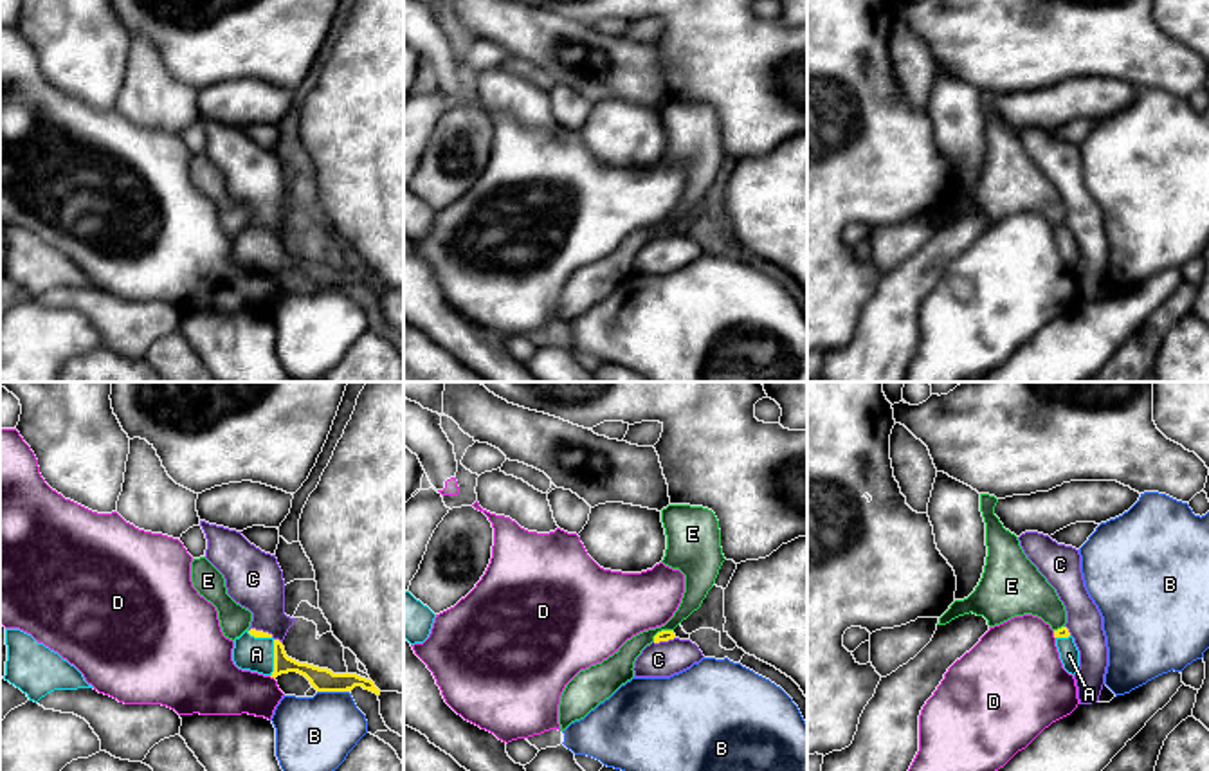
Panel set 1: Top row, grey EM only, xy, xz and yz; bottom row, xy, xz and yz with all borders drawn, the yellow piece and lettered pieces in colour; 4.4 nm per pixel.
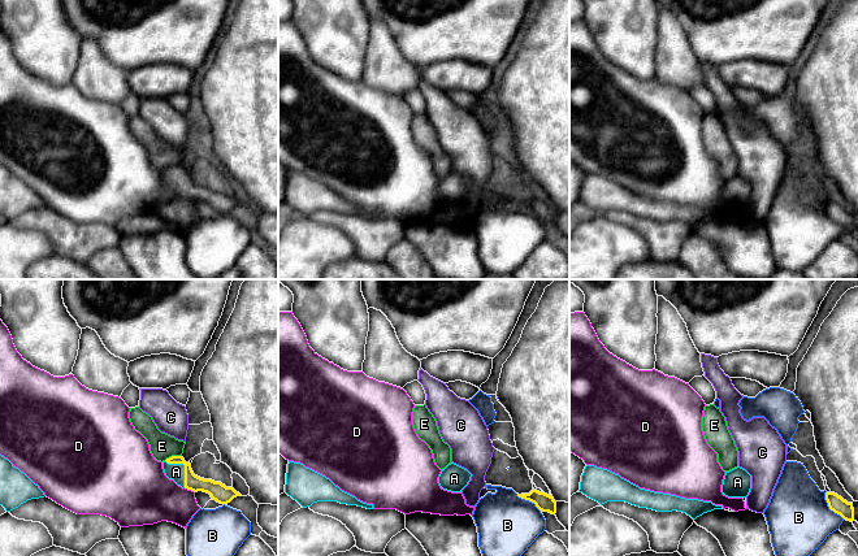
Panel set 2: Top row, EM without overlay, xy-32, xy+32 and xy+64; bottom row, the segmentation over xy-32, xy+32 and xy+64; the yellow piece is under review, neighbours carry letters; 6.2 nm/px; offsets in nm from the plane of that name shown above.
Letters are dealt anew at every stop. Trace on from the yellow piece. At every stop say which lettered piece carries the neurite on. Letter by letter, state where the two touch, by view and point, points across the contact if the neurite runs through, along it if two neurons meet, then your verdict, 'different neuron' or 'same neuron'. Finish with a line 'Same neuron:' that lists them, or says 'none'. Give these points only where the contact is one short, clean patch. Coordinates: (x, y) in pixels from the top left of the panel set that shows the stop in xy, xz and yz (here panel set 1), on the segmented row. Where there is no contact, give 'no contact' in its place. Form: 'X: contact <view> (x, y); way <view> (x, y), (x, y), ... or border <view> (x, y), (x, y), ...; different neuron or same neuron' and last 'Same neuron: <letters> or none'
A: contact xy (274, 645); way xy (319, 678), (289, 665), (274, 645), (267, 653), (256, 654); same neuron
B: contact xy (332, 690); border xy (318, 690), (346, 692); different neuron
C: contact xz (663, 640); border xz (674, 636), (653, 642); different neuron
D: contact xy (272, 676); border xy (269, 676), (274, 680); different neuron
E: contact xz (662, 631); border xz (672, 629), (662, 629), (653, 640); different neuron
Same neuron: A

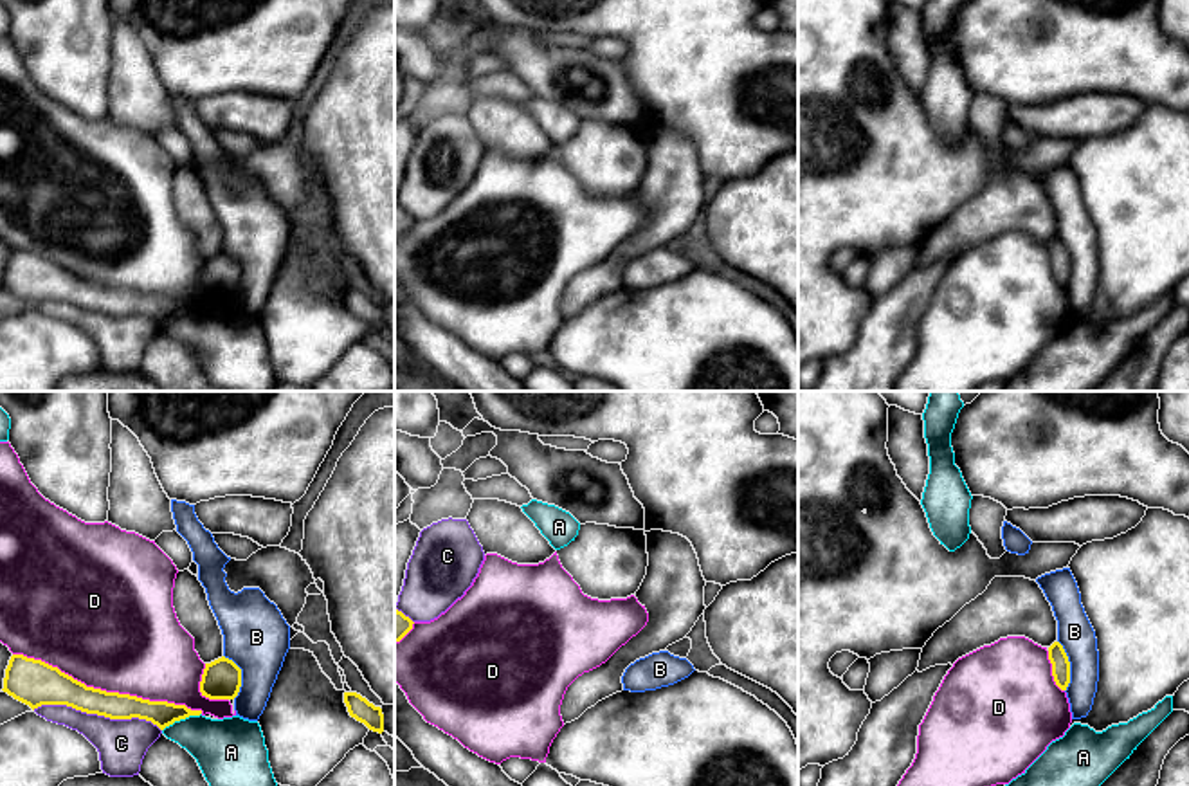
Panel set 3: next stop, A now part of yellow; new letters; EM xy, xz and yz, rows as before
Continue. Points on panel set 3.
A: contact xy (181, 718); border xy (200, 712), (175, 720), (163, 731); different neuron
B: contact yz (1069, 666); different neuron
C: contact xy (98, 714); different neuron
D: contact xy (108, 693); different neuron
Same neuron: none

